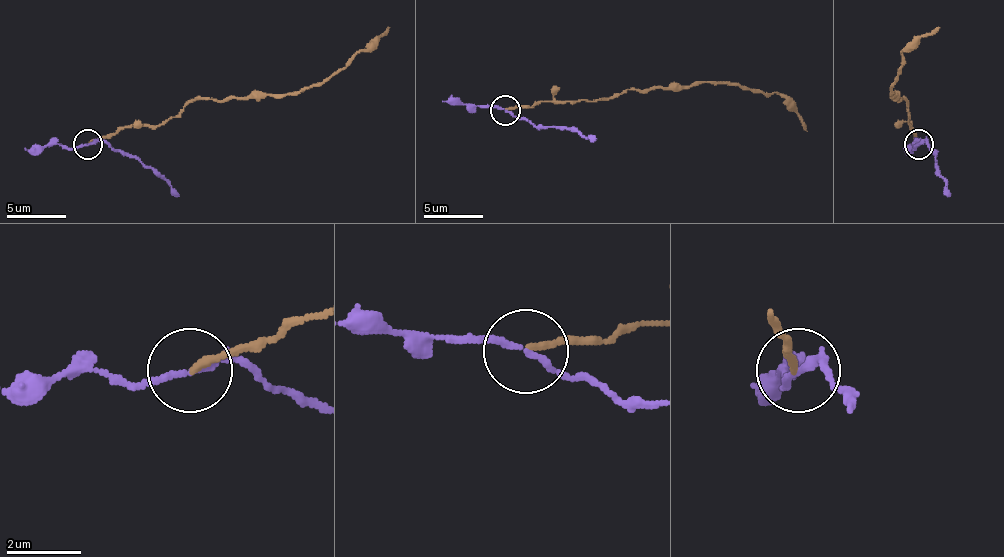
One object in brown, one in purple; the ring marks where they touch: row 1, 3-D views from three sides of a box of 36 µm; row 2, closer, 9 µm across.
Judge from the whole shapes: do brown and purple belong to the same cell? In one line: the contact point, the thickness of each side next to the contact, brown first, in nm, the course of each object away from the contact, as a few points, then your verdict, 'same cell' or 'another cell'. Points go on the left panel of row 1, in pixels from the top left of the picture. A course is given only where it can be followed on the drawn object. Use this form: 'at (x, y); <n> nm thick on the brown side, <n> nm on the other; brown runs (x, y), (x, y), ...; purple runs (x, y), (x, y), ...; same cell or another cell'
at (88, 144); 180 nm thick on the brown side, 160 nm on the other; brown runs (88, 144), (127, 126), (160, 126), (196, 100), (300, 94), (321, 85), (390, 28); purple runs (88, 144), (106, 141), (130, 153), (178, 195); another cell

